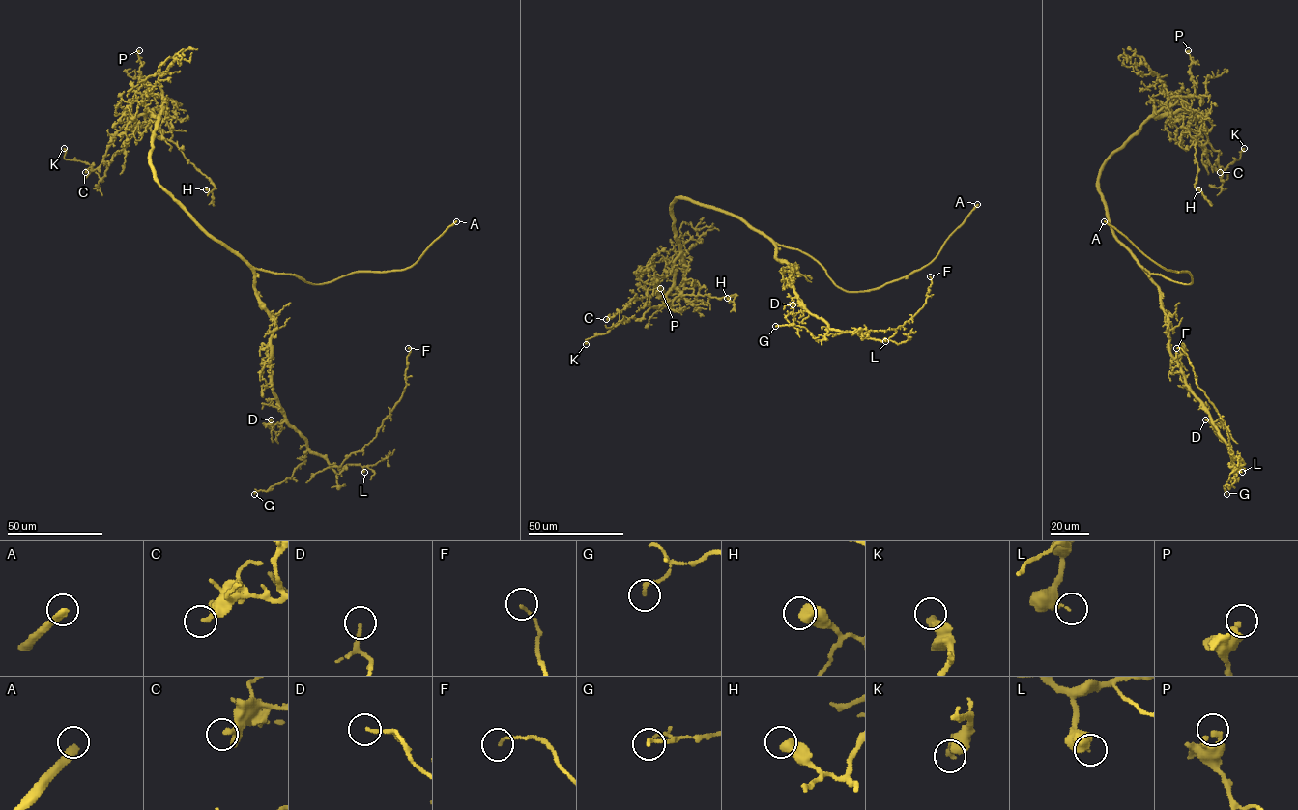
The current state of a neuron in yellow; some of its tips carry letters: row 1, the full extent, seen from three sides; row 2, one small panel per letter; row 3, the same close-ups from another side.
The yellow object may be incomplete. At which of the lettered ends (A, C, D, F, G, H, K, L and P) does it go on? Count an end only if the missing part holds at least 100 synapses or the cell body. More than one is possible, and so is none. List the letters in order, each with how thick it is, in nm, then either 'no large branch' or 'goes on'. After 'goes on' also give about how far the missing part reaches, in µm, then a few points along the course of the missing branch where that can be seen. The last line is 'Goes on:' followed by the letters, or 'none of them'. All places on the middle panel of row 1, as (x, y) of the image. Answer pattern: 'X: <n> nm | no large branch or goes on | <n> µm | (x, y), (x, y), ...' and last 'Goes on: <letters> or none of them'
A: 320 nm | goes on | 30 µm | (977, 204), (993, 189), (995, 177)
C: 240 nm | no large branch
D: 160 nm | no large branch
F: 110 nm | no large branch
G: 170 nm | no large branch
H: 600 nm | no large branch
K: 400 nm | no large branch
L: 200 nm | no large branch
P: 360 nm | no large branch
Goes on: A

